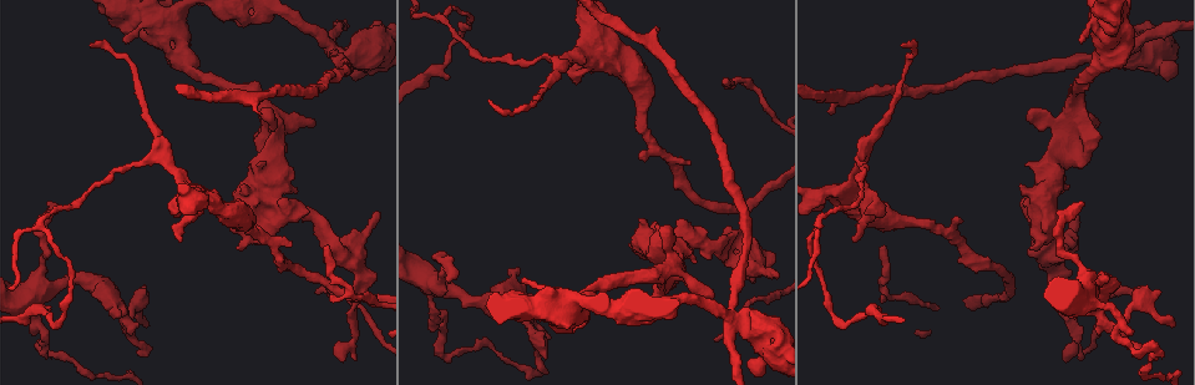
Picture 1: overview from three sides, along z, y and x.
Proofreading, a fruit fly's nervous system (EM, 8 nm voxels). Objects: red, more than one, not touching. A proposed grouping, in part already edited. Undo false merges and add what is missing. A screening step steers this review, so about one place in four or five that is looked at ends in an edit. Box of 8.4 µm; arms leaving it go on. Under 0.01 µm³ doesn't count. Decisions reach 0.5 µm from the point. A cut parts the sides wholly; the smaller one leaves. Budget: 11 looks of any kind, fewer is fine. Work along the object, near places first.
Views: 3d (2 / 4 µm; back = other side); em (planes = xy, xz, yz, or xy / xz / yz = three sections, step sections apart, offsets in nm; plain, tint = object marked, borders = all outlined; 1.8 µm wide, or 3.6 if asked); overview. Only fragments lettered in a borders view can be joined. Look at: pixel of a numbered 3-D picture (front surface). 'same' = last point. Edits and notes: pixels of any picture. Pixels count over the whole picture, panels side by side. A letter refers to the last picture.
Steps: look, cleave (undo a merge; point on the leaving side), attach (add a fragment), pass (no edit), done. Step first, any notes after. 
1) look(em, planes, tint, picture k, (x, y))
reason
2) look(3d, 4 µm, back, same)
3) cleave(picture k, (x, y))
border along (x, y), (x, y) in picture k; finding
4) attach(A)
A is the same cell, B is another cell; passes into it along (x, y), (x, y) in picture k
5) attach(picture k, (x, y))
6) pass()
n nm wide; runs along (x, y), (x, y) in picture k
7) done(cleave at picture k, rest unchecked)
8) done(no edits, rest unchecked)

look(3d, 2 µm, picture 1, (451, 278))
free end

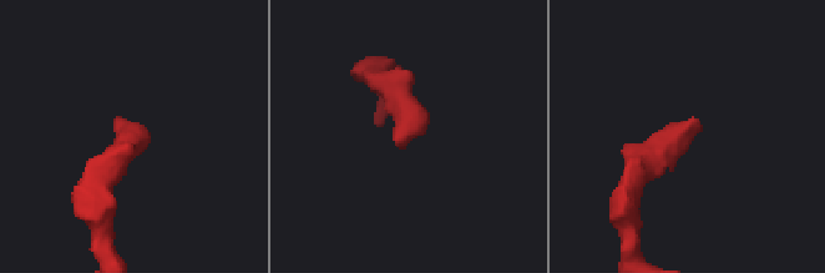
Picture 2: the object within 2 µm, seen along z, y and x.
look(em, xz, step 16, borders, picture 2, (402, 143))
now the EM

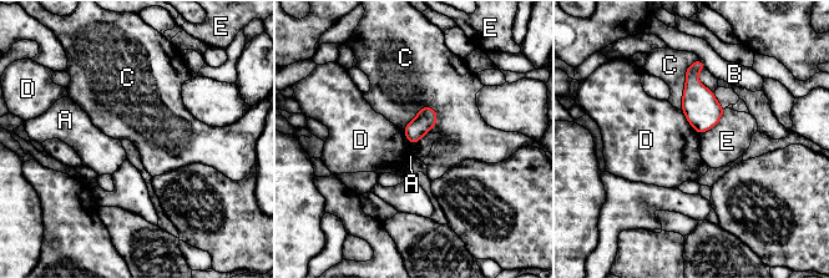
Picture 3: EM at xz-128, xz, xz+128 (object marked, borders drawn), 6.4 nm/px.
pass()
A, B, C, D and E are other cells; no lettered fragment goes on from it

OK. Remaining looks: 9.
look(em, planes, borders, picture 1, (960, 219))
free end

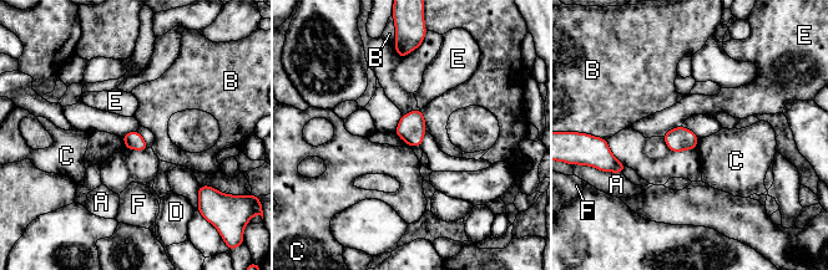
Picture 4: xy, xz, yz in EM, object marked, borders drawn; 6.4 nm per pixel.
pass()
110 nm wide; A, B, C, D, E and F are other cells; border along (700, 139), (695, 148) in picture 4; none of them fits

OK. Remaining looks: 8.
look(em, 3.6 µm, planes, plain, picture 1, (728, 318))
four-way junction

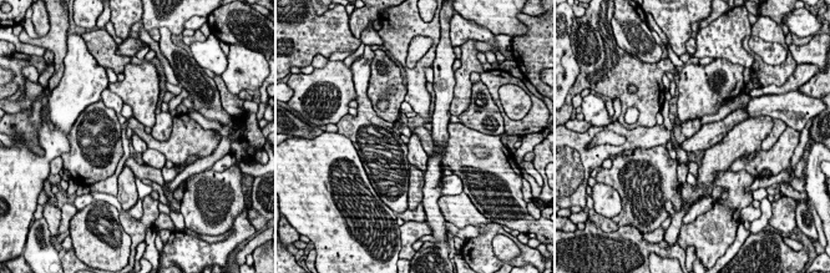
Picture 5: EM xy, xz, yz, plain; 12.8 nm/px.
look(em, 3.6 µm, planes, borders, same)
see the neighbours

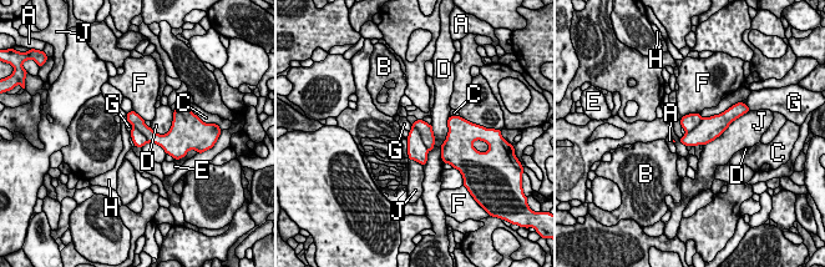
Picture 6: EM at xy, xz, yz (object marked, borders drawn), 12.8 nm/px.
cleave(picture 6, (416, 150))
A, B, C, D, E, F, G, H and J are other cells; border along (413, 126), (418, 130), (428, 150) in picture 6; two cells meet here

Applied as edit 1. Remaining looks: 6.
look(3d, 4 µm, picture 1, (1047, 260))
three-way junction

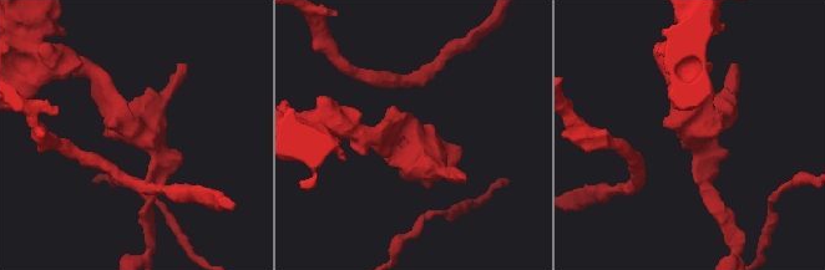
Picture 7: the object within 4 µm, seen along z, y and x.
look(em, planes, borders, picture 7, (692, 135))

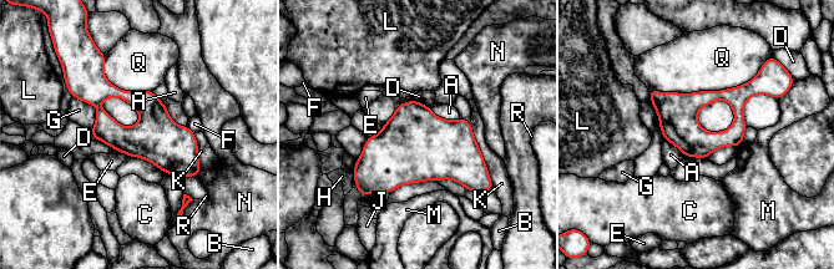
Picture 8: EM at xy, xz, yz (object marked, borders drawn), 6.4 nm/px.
pass()
A, B, C, D, E, F, G, H, J, K, L, M, N, Q and R are other cells; 3 arms; runs along (100, 72), (195, 172) in picture 8; all the same cell

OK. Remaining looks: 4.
look(3d, 4 µm, picture 1, (146, 328))
branch stops here

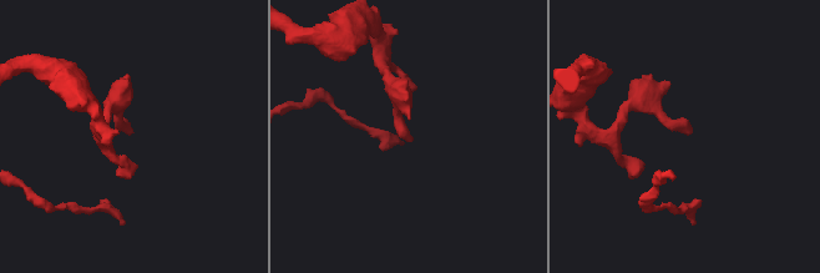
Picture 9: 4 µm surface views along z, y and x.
look(em, 3.6 µm, planes, plain, picture 9, (409, 138))
now the EM

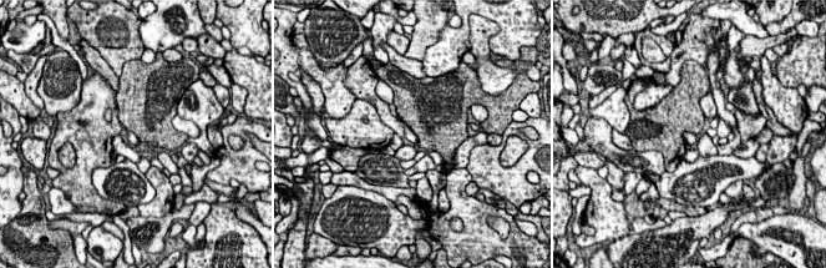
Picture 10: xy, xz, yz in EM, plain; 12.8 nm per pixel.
look(em, 3.6 µm, planes, borders, same)

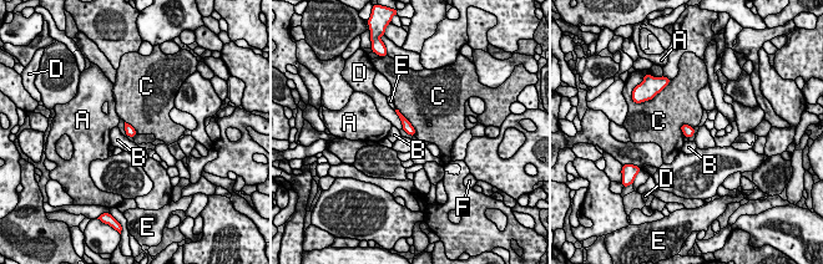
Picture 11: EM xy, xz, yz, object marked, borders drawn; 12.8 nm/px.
pass()
C touches over 420 nm; A, B, C, D, E and F are other cells; border along (397, 108), (410, 123), (414, 135) in picture 11; no lettered fragment goes on from it

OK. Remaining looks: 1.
done(cleave at picture 6, rest unchecked)

